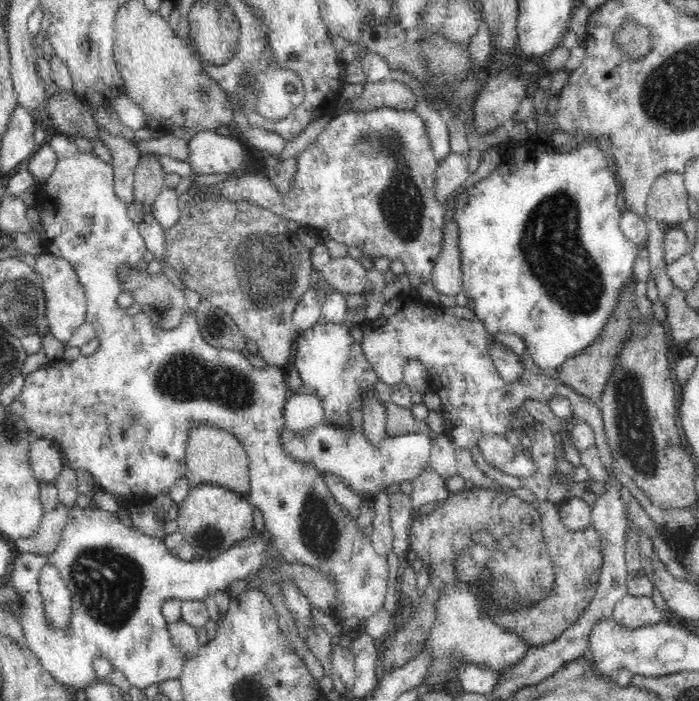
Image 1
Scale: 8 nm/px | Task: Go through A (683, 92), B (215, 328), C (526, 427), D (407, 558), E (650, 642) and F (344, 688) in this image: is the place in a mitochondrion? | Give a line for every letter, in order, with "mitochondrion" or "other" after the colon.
A: mitochondrion
B: mitochondrion
C: other
D: other
E: other
F: other

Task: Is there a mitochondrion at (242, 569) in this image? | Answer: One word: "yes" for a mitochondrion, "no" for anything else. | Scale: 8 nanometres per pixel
no

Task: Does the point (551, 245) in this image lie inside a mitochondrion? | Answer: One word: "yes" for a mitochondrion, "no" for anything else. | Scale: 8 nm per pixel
yes

